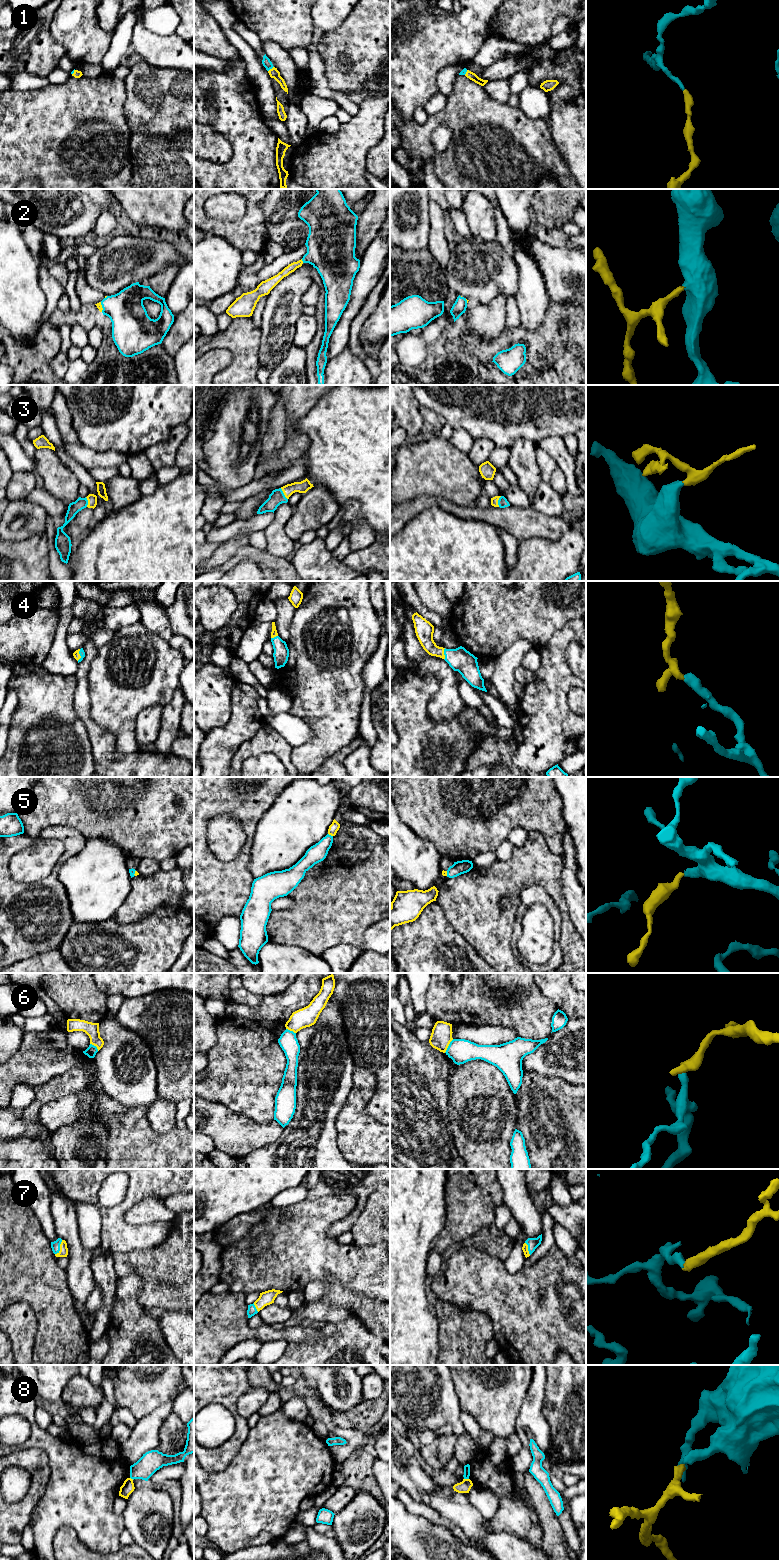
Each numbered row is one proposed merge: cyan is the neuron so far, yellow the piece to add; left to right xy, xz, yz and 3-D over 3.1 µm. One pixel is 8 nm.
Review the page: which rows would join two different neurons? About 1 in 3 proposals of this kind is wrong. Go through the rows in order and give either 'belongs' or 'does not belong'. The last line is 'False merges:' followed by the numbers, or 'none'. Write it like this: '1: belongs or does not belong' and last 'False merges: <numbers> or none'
1: belongs
2: belongs
3: belongs
4: belongs
5: belongs
6: does not belong
7: belongs
8: does not belong
False merges: 6, 8

